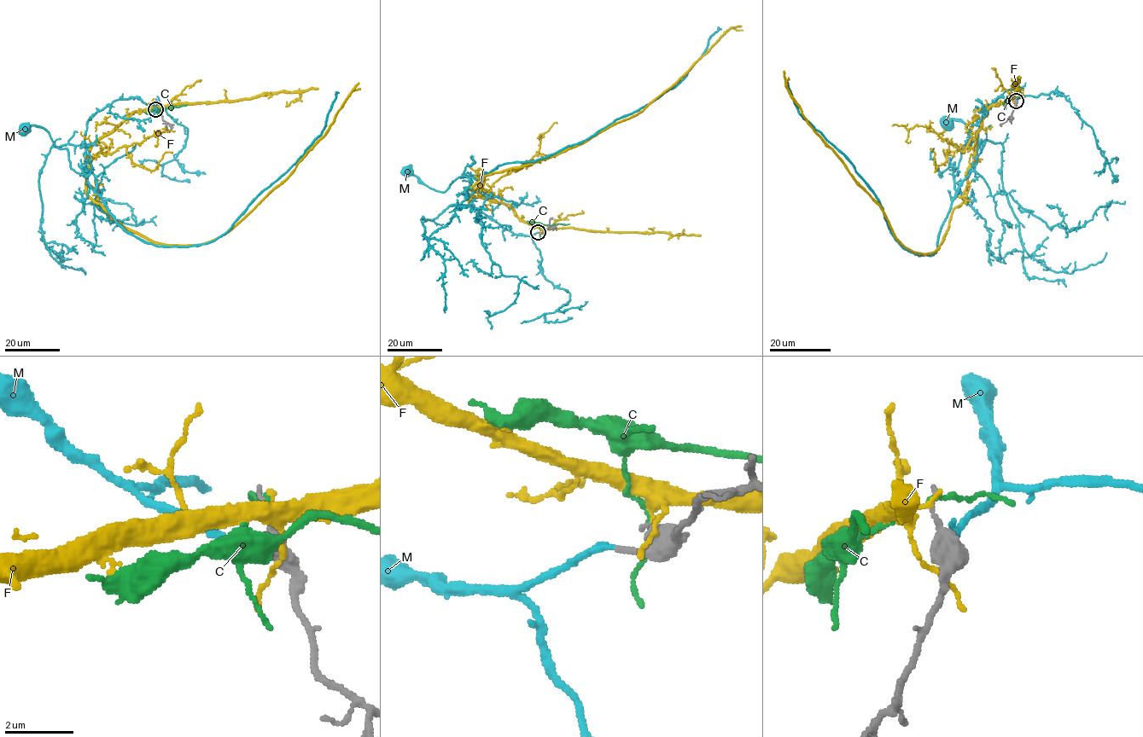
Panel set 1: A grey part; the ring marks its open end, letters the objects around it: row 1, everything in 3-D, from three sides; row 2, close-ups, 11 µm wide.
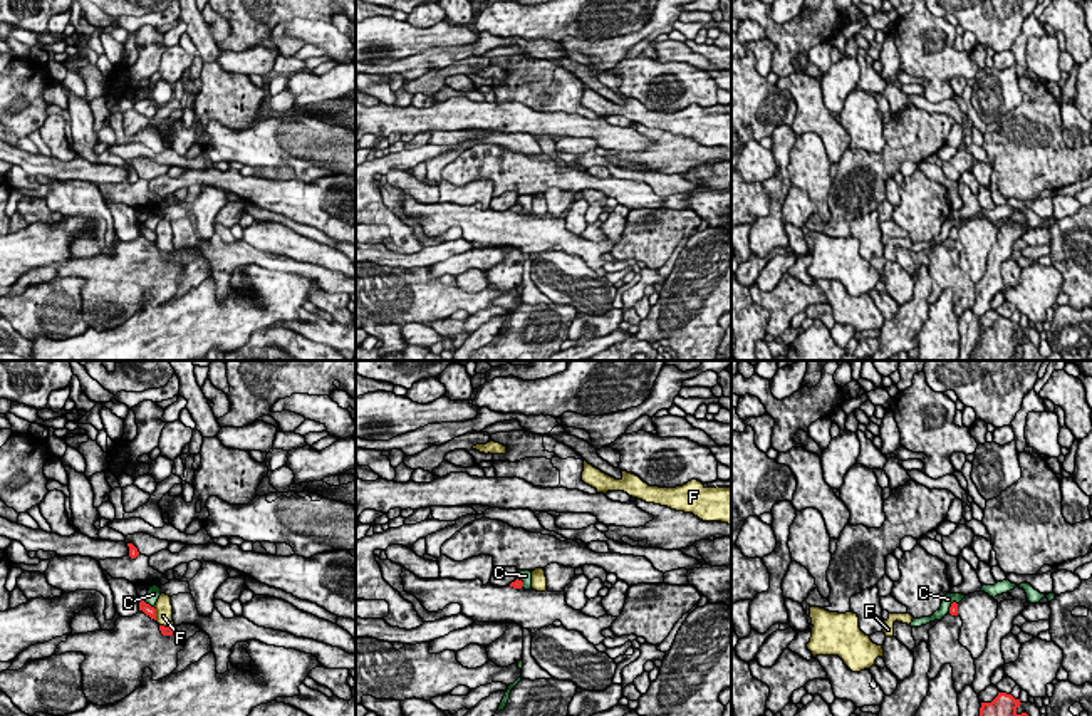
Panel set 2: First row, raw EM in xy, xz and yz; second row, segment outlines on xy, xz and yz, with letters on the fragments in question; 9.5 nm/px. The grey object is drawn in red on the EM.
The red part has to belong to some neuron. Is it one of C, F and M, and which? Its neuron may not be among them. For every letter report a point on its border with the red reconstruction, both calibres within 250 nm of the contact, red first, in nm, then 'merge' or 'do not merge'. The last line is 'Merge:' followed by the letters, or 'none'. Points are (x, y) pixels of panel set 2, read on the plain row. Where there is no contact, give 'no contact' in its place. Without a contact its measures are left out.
C: xy (148, 228) | 100/130 nm | do not merge
F: xy (155, 238) | 100/160 nm | do not merge
M: no contact | merge
Merge: M

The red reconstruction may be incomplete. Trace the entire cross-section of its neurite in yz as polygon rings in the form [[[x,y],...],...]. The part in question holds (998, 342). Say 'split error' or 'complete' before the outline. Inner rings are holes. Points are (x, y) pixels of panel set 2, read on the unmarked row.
complete | [[[998,317],[991,327],[981,327],[971,361],[1010,361],[1018,345],[1023,347],[1022,361],[1047,361],[1027,337],[1017,337],[1020,329],[1020,324],[1006,317]]]

